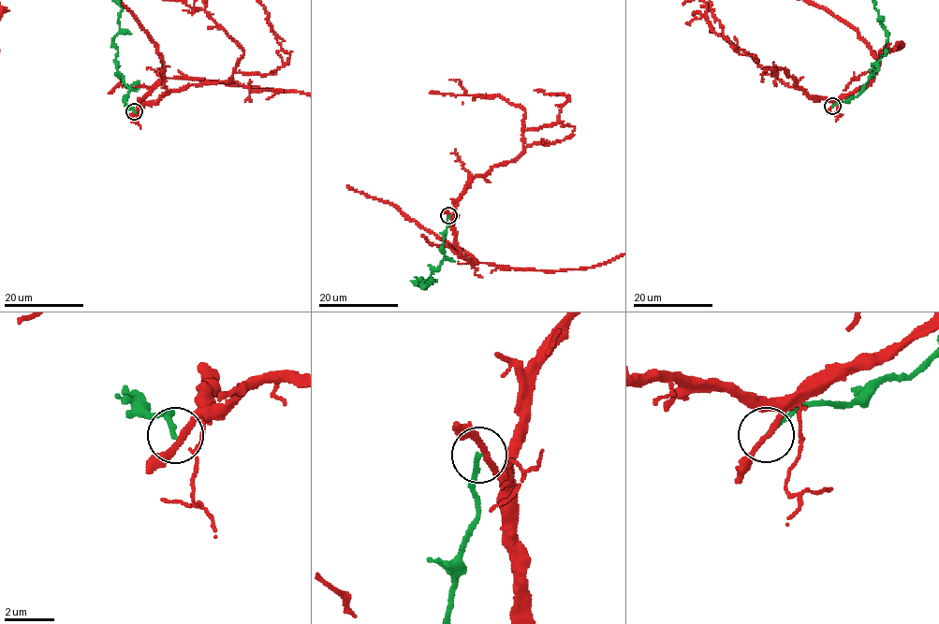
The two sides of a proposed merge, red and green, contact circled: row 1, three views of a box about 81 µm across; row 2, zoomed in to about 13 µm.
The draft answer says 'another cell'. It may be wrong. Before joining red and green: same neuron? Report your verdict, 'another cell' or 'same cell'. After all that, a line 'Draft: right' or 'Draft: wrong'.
another cell
Draft: right

